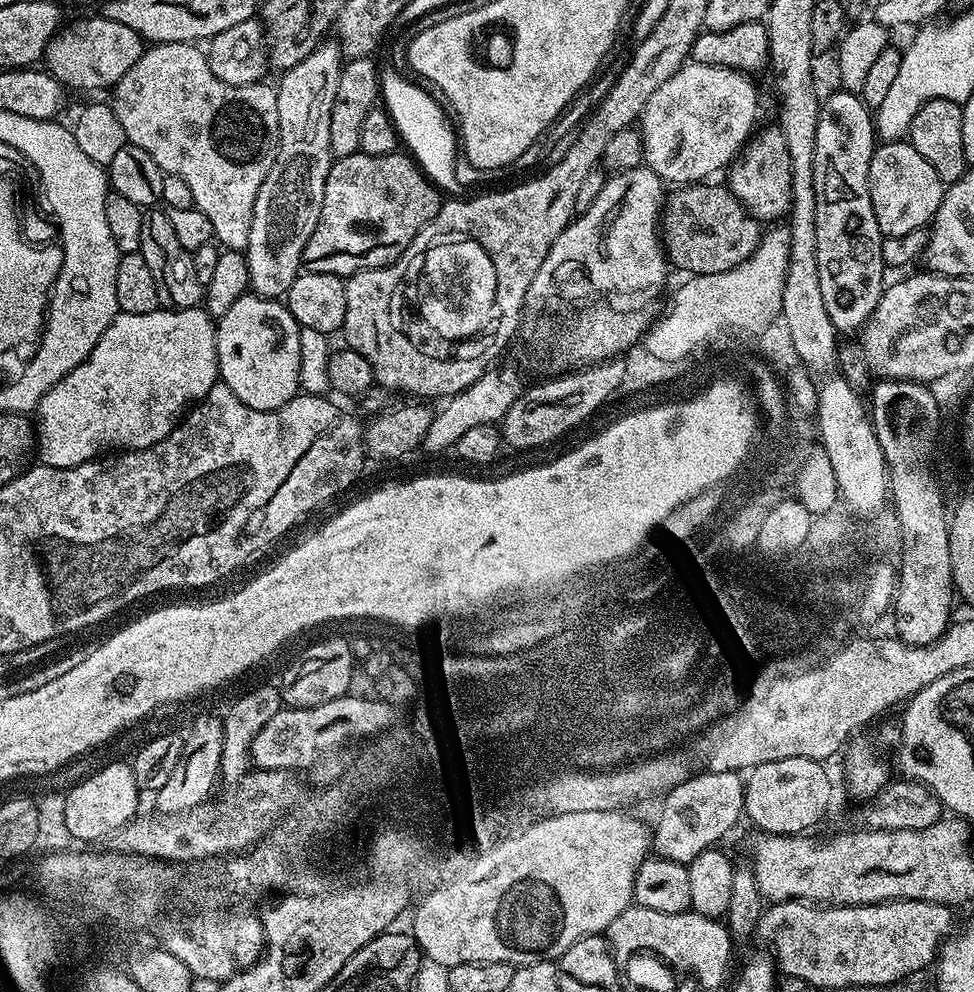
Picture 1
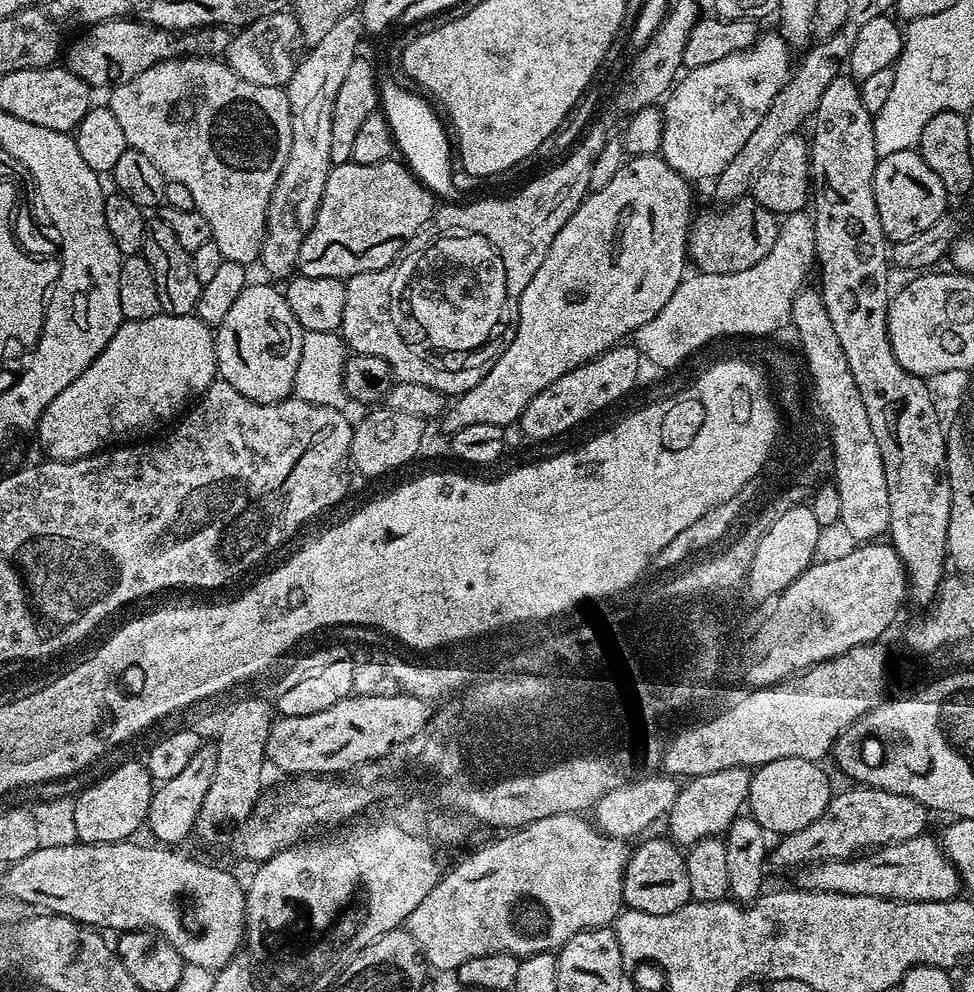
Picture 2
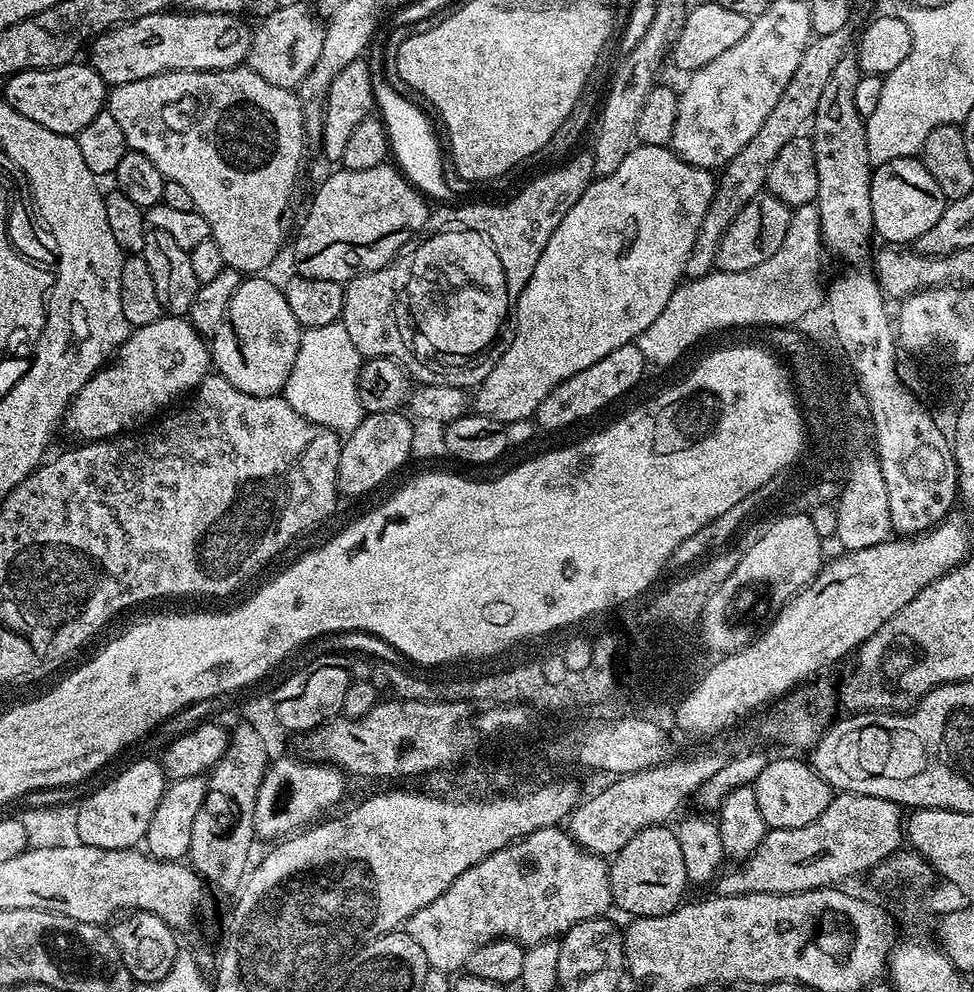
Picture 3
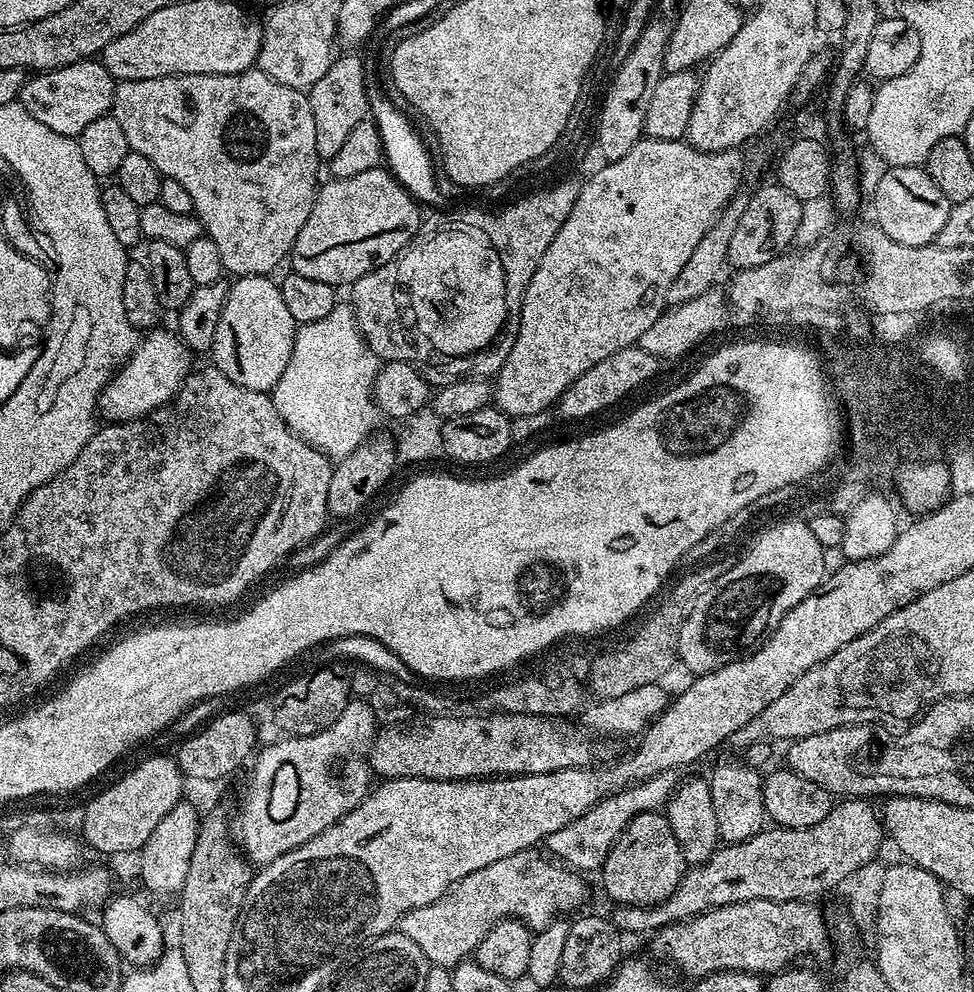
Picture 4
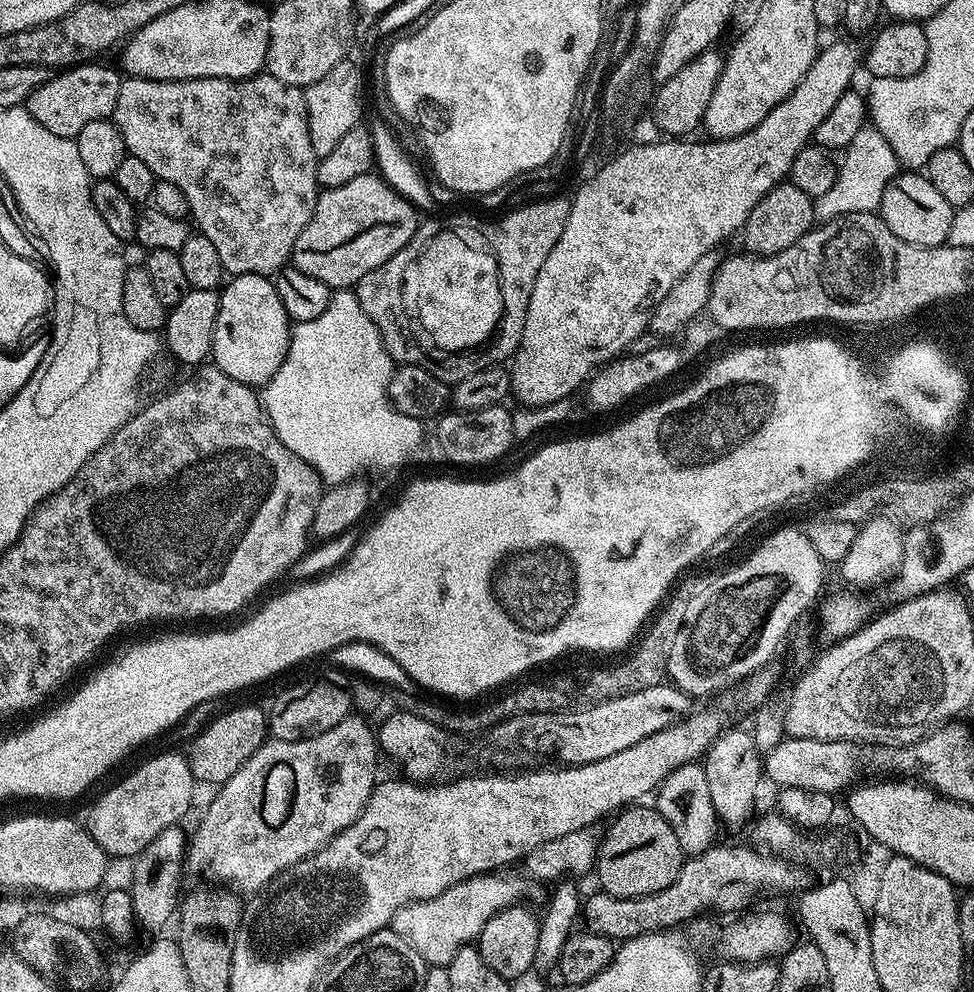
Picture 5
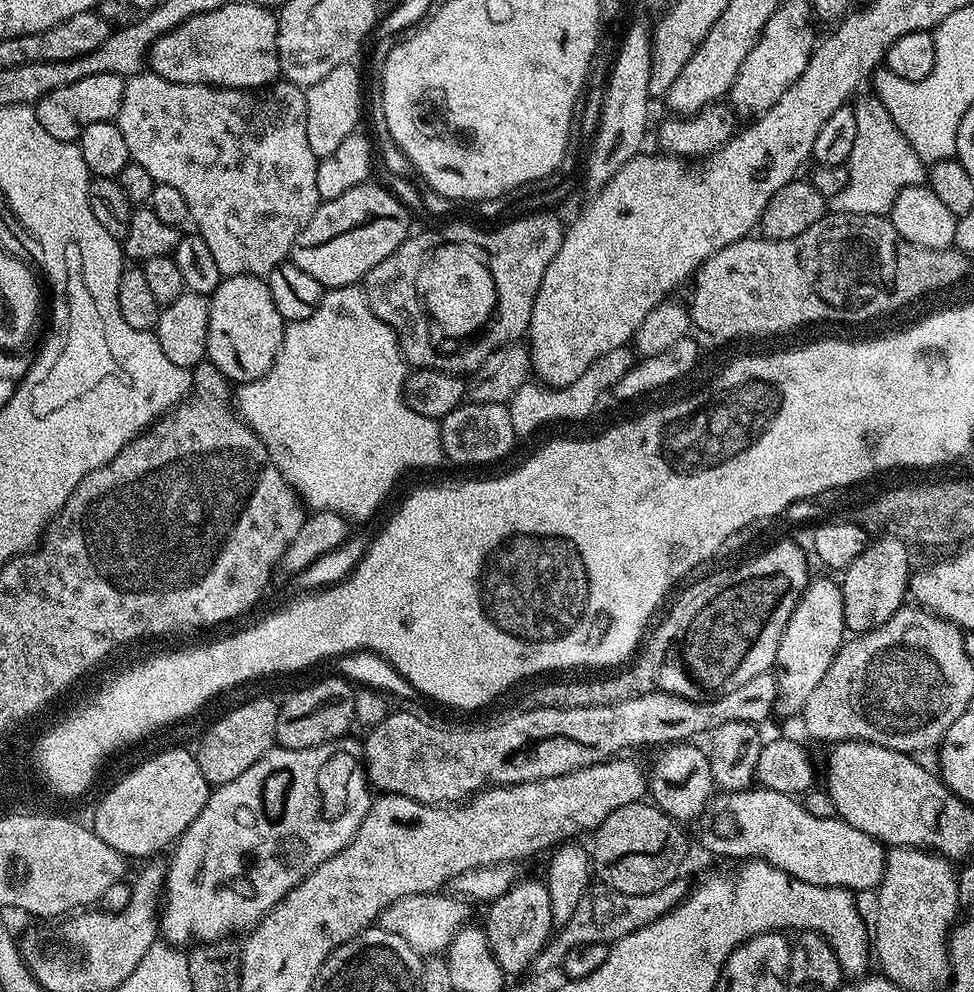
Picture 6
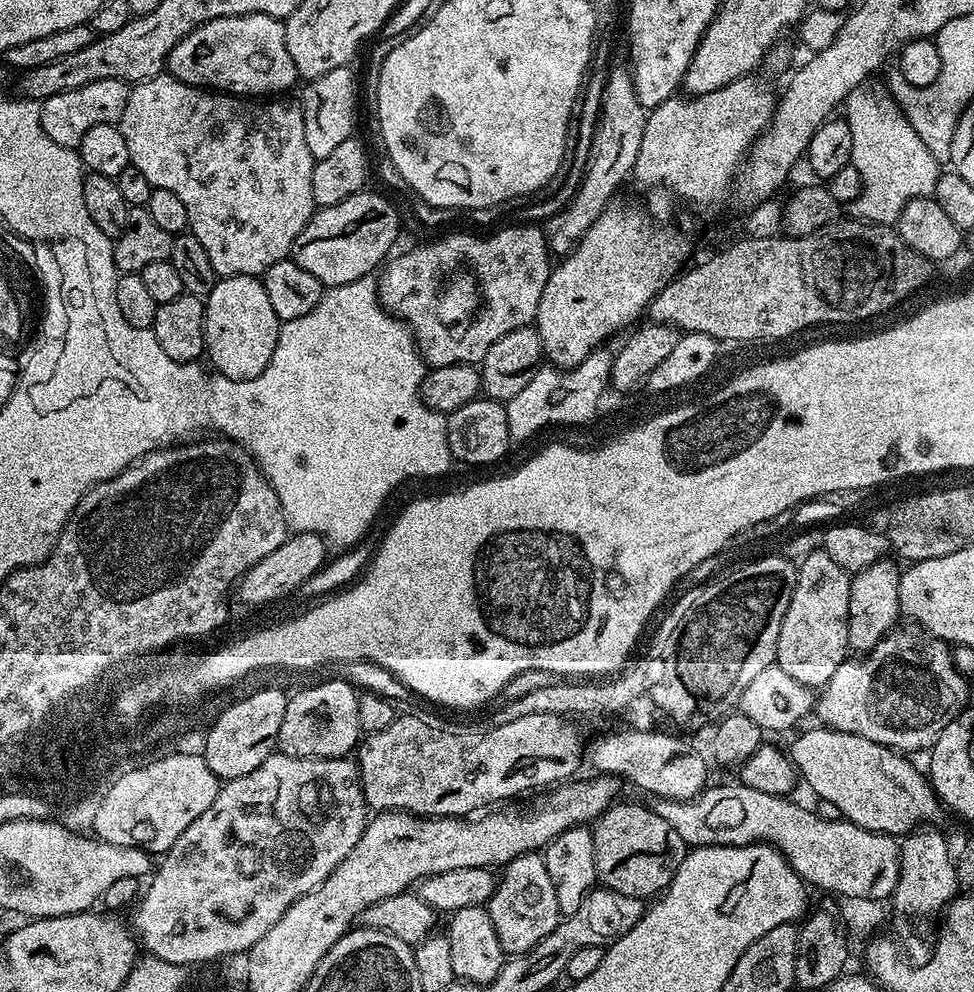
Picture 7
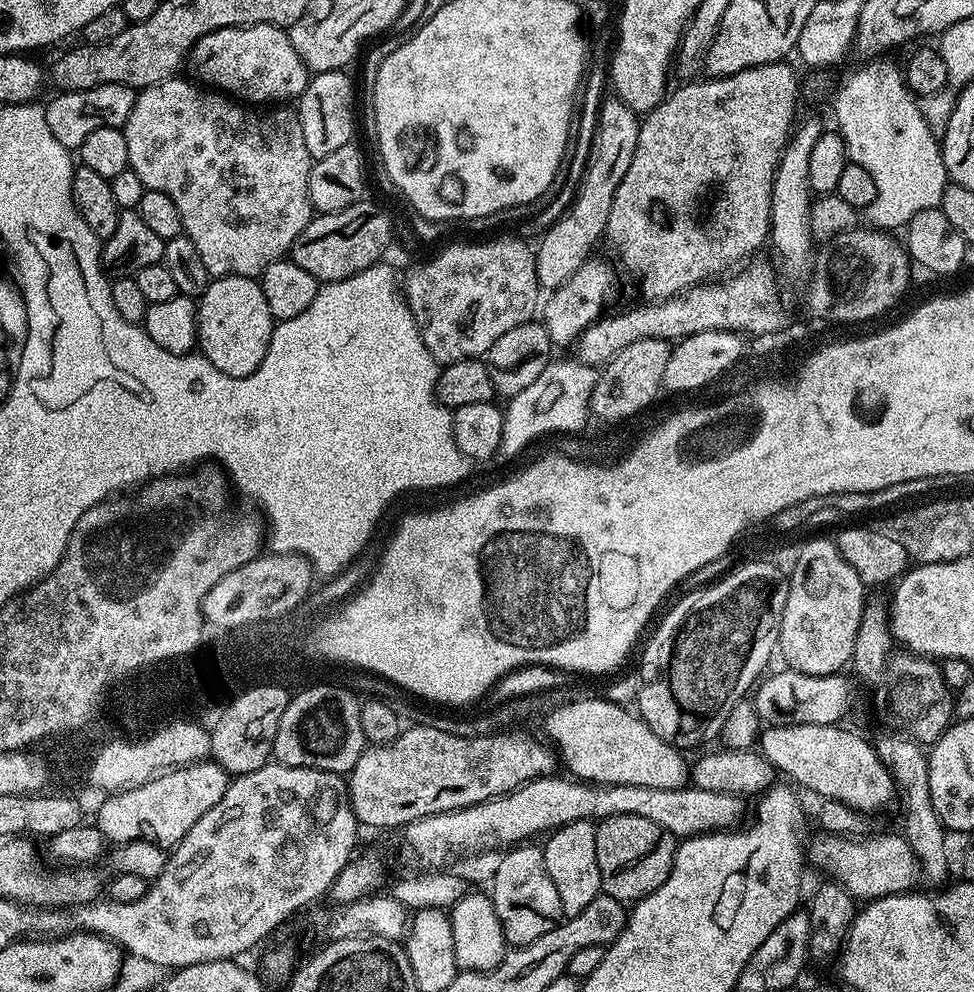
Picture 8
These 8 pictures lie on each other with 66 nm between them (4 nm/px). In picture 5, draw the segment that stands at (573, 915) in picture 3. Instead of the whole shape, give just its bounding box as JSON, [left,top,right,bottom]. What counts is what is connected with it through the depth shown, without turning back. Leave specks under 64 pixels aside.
[391,874,525,966]

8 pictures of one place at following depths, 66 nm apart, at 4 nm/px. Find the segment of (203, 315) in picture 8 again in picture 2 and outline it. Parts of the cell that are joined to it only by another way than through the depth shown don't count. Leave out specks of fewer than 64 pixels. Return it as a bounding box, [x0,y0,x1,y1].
[214,283,305,404]

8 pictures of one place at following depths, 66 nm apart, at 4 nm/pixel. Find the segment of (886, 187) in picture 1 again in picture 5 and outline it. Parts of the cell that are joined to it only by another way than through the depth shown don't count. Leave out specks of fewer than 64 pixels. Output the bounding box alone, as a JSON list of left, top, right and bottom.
[878,170,953,248]

